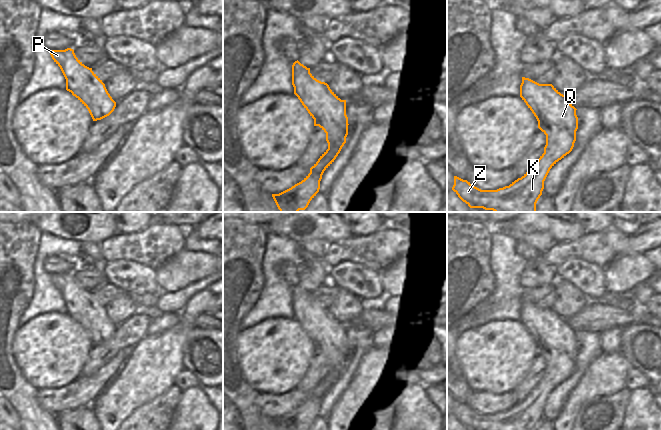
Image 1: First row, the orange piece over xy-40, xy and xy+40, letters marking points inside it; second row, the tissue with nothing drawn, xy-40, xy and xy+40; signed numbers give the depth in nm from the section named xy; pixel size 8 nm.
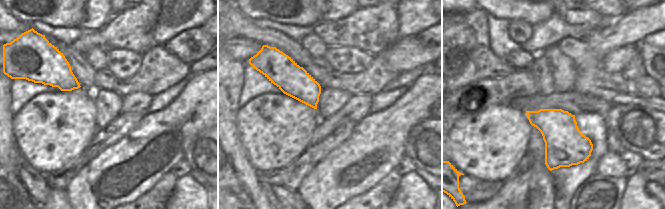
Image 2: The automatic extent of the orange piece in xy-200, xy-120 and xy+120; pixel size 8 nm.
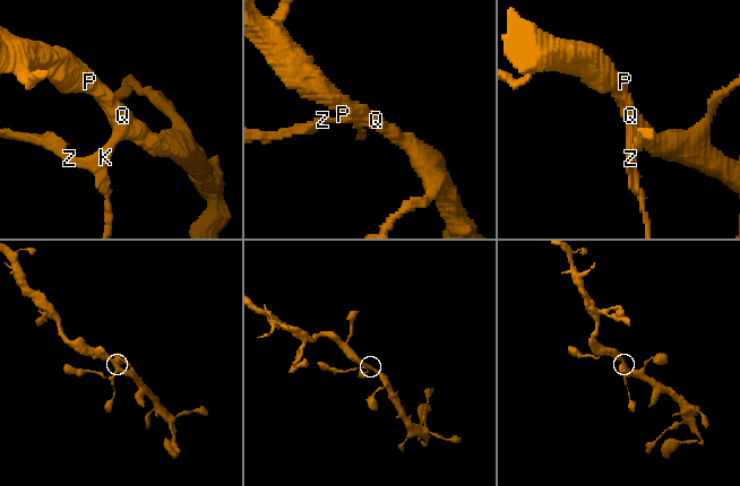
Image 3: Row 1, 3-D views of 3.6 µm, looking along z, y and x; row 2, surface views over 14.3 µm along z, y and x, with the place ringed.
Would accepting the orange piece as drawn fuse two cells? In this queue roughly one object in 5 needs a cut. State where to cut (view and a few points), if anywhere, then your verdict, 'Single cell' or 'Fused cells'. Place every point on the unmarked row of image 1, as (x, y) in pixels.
No split. Single cell.

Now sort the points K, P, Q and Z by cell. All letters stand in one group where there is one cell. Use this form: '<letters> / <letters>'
K P Q Z

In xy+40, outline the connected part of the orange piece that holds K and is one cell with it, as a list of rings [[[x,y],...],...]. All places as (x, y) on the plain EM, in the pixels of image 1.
[[[522,301],[520,321],[546,359],[544,377],[538,385],[509,410],[481,414],[467,404],[454,400],[452,414],[468,430],[536,430],[550,393],[567,378],[576,365],[576,332],[552,308],[539,308]]]

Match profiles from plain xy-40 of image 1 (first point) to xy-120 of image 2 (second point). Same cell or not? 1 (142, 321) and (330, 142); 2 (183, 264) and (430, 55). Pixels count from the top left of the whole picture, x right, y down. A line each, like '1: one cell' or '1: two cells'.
1: two cells
2: one cell

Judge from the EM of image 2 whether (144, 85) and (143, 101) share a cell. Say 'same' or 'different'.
different

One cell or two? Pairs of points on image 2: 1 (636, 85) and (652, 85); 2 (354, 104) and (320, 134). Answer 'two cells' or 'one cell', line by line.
1: one cell
2: one cell

